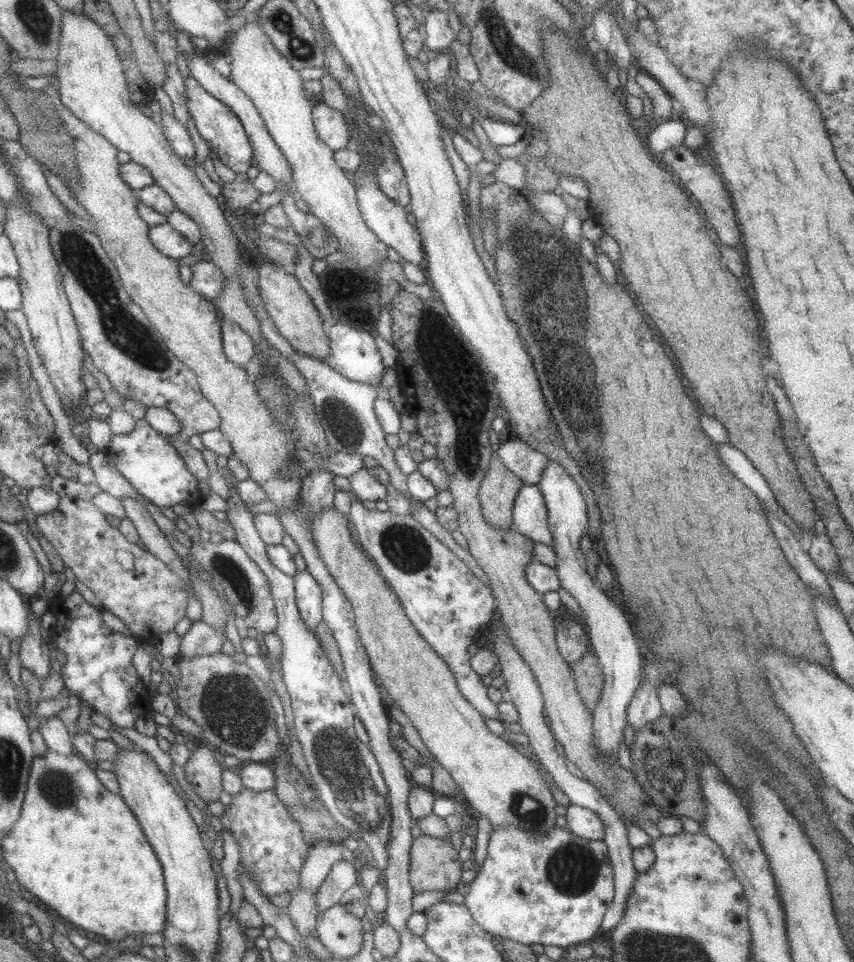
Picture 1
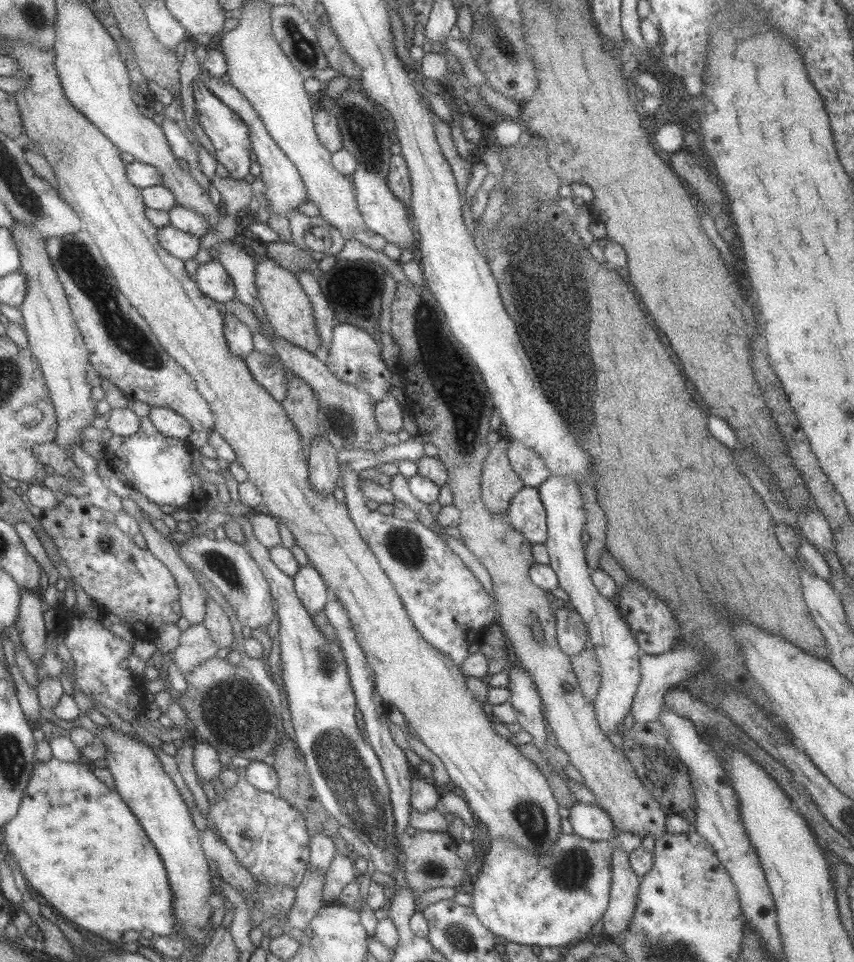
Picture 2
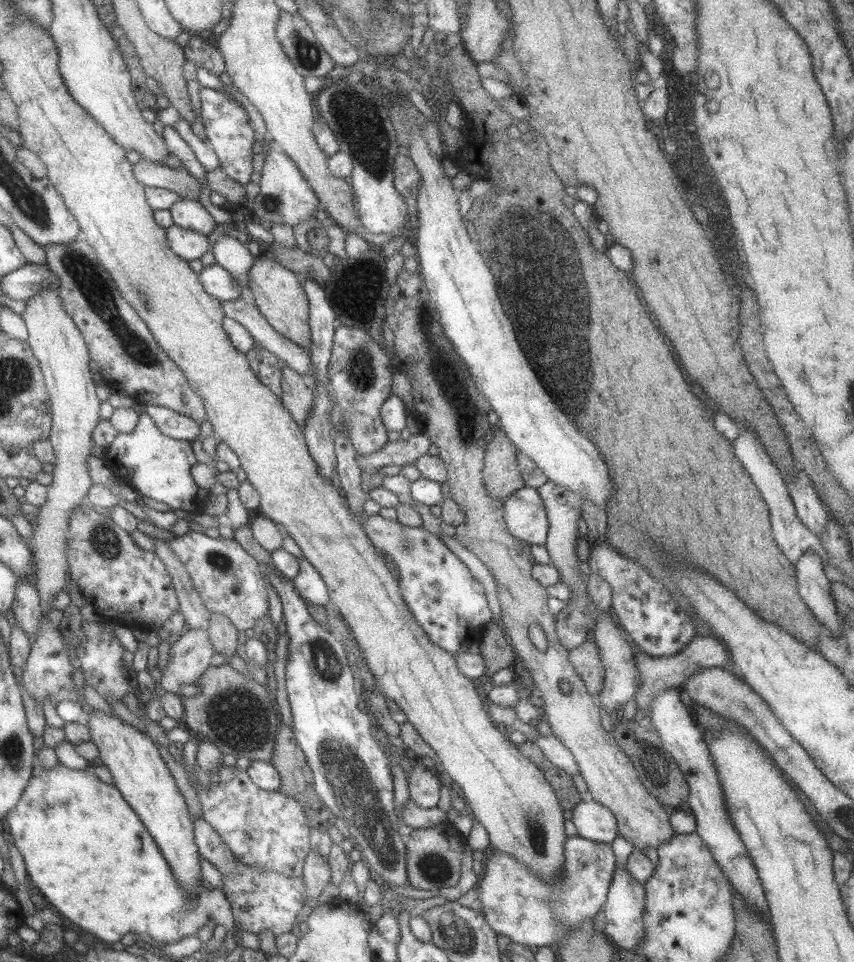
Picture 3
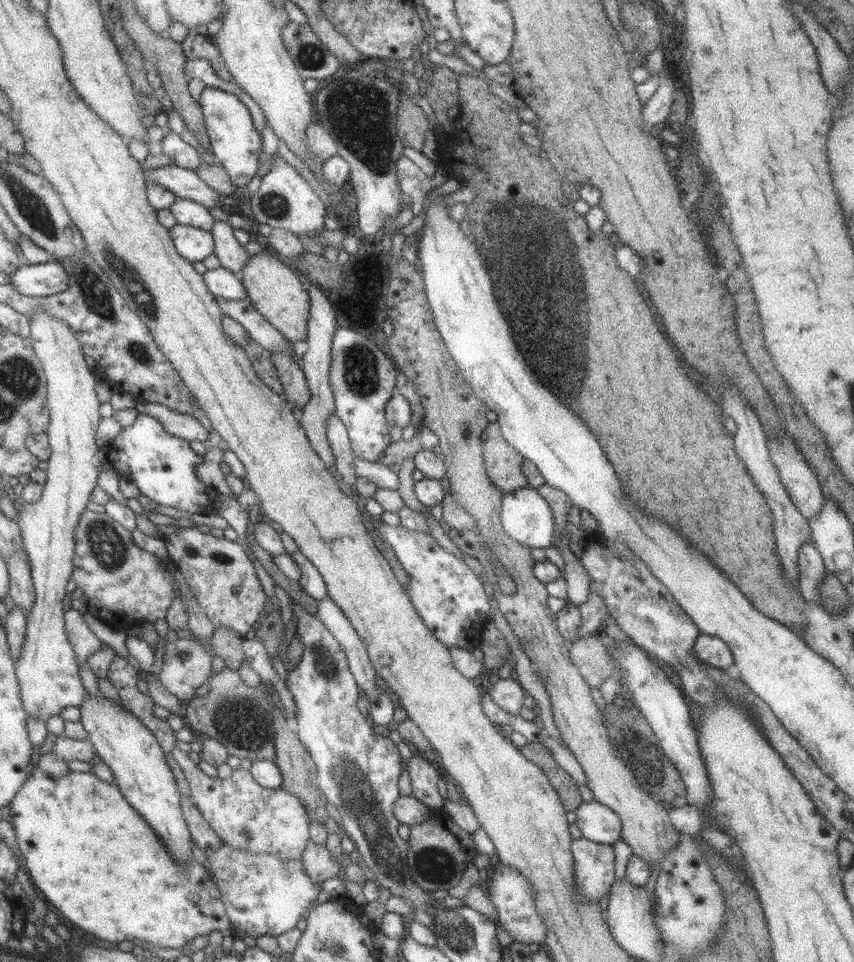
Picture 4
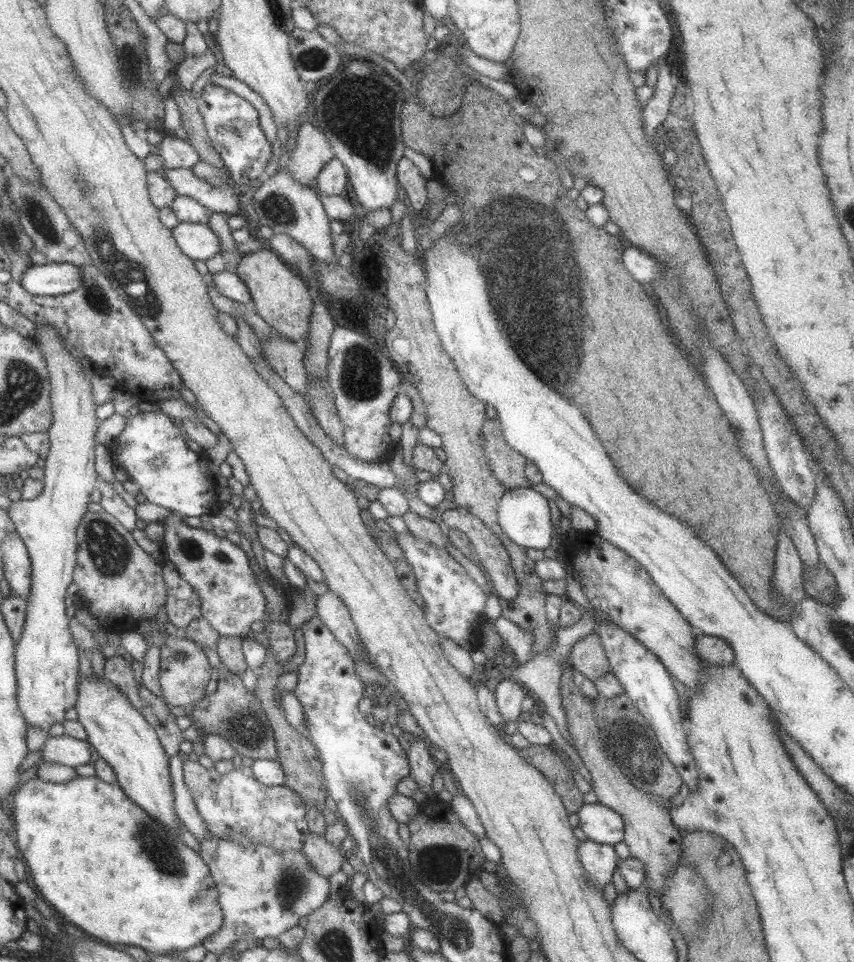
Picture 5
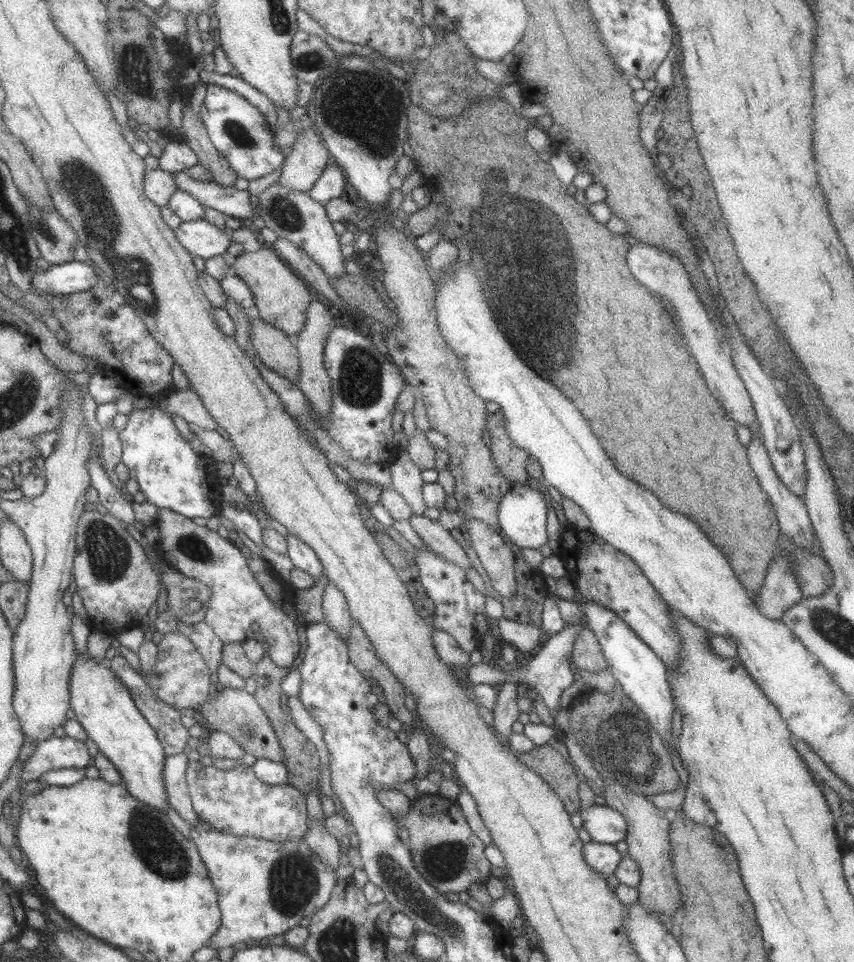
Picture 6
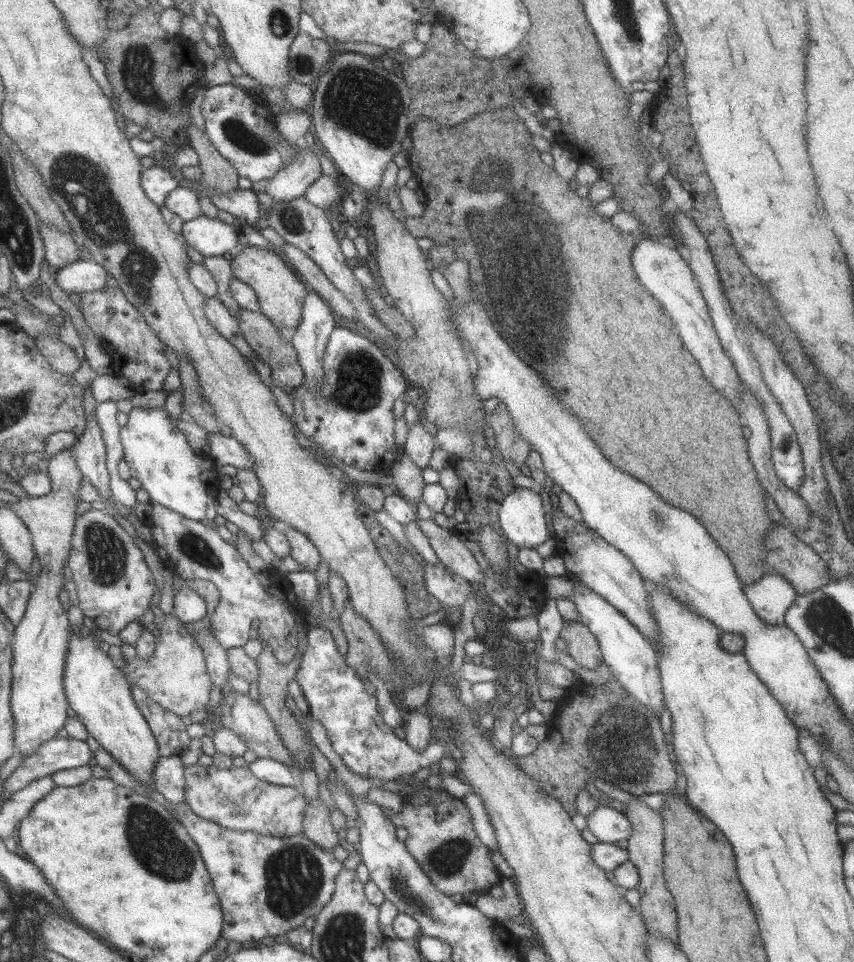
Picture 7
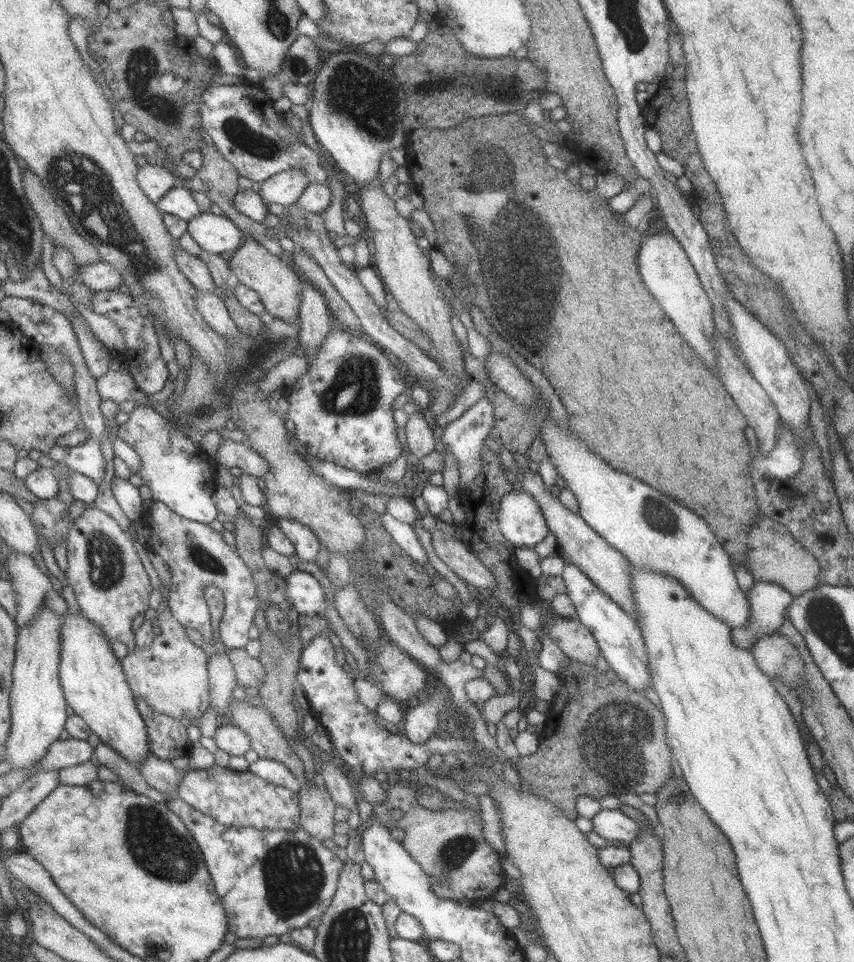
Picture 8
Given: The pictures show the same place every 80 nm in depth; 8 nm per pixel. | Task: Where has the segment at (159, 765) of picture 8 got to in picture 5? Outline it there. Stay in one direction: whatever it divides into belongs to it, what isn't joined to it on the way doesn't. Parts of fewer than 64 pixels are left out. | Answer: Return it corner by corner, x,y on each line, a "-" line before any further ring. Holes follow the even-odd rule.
178,755
170,756
168,759
173,806
178,820
187,828
187,832
190,832
199,842
199,840
204,840
209,832
195,808
195,803
193,803
187,786
183,782
181,761
182,758

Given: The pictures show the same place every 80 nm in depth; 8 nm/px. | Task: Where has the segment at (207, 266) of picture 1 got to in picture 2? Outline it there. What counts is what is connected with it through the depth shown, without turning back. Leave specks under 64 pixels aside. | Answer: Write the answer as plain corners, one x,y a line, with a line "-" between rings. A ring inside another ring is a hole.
218,260
198,264
193,276
201,294
220,303
226,303
234,298
234,284

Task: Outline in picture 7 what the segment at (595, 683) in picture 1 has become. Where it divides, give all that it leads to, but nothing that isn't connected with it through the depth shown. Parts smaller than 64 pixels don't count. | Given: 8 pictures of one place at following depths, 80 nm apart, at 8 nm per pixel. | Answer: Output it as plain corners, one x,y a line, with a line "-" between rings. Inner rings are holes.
569,621
559,633
568,656
580,667
595,670
603,663
595,635
579,621

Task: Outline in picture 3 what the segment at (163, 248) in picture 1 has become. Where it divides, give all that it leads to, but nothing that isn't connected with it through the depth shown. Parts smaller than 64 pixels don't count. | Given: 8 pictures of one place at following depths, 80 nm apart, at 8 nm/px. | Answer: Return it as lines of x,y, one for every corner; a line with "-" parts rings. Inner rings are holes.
173,224
165,229
165,240
173,254
183,260
197,260
210,247
207,236
193,230
185,230

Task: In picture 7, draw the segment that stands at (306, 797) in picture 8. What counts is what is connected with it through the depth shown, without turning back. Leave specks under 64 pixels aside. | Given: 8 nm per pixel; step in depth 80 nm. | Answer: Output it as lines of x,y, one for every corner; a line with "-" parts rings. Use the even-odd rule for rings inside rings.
319,798
311,803
306,802
302,820
302,833
325,852
331,852
338,844
339,837
329,822
330,812

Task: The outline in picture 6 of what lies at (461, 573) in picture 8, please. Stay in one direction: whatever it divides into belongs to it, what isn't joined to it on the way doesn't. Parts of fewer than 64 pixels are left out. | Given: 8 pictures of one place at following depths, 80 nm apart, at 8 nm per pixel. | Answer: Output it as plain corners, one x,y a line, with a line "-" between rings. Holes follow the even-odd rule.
423,515
409,516
408,521
426,549
430,549
436,556
443,556
447,562
461,568
463,572
472,568
465,552
451,537
450,532
436,521

